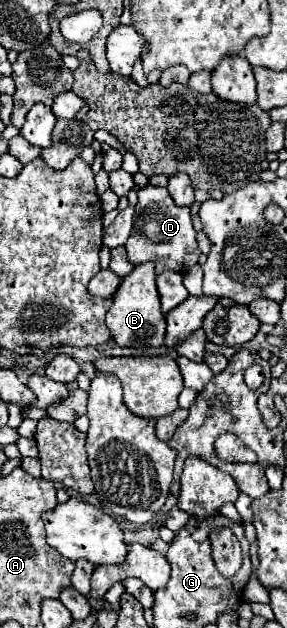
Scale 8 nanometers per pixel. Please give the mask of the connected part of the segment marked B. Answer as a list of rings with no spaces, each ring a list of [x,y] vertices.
[[[151,262],[135,266],[135,270],[123,278],[117,294],[113,296],[113,306],[109,308],[105,322],[111,330],[113,340],[119,346],[131,348],[159,348],[165,338],[165,316],[159,304],[159,292],[155,286],[155,266]]]

